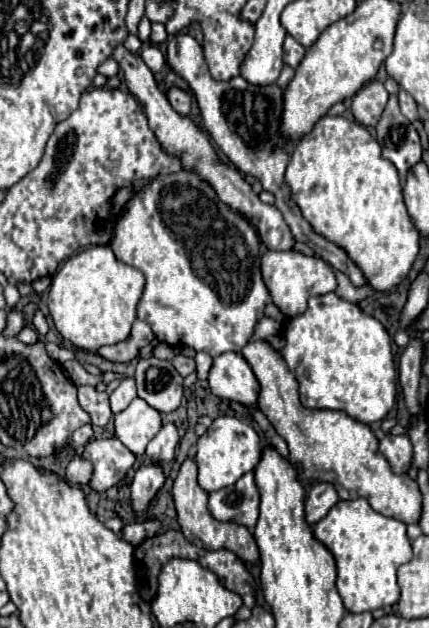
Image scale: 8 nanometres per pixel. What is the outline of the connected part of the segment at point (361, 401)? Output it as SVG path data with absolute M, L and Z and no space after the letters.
M325 293L309 299L309 307L303 315L287 321L285 329L285 349L283 357L291 373L299 381L301 403L309 409L337 409L345 411L351 419L361 423L375 423L385 419L385 415L395 405L397 395L397 369L391 353L391 337L375 317L363 313L355 303L343 301L335 293Z

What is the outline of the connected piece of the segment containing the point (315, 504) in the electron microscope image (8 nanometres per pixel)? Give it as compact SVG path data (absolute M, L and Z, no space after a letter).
M317 483L309 489L307 501L305 501L305 513L307 523L315 525L319 519L327 515L327 511L339 501L339 495L333 487L333 483Z

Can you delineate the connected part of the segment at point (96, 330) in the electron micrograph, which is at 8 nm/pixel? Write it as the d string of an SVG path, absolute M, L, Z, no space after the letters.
M97 245L71 255L59 267L51 281L47 307L55 329L65 341L83 351L97 351L103 345L115 345L129 337L143 287L145 277L141 271L119 261L109 245Z

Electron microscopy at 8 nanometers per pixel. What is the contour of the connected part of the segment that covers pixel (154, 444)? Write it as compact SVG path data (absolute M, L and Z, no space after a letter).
M167 423L161 427L161 431L155 435L155 439L147 445L147 459L161 459L161 463L171 461L175 457L175 447L179 443L179 431L173 423Z

